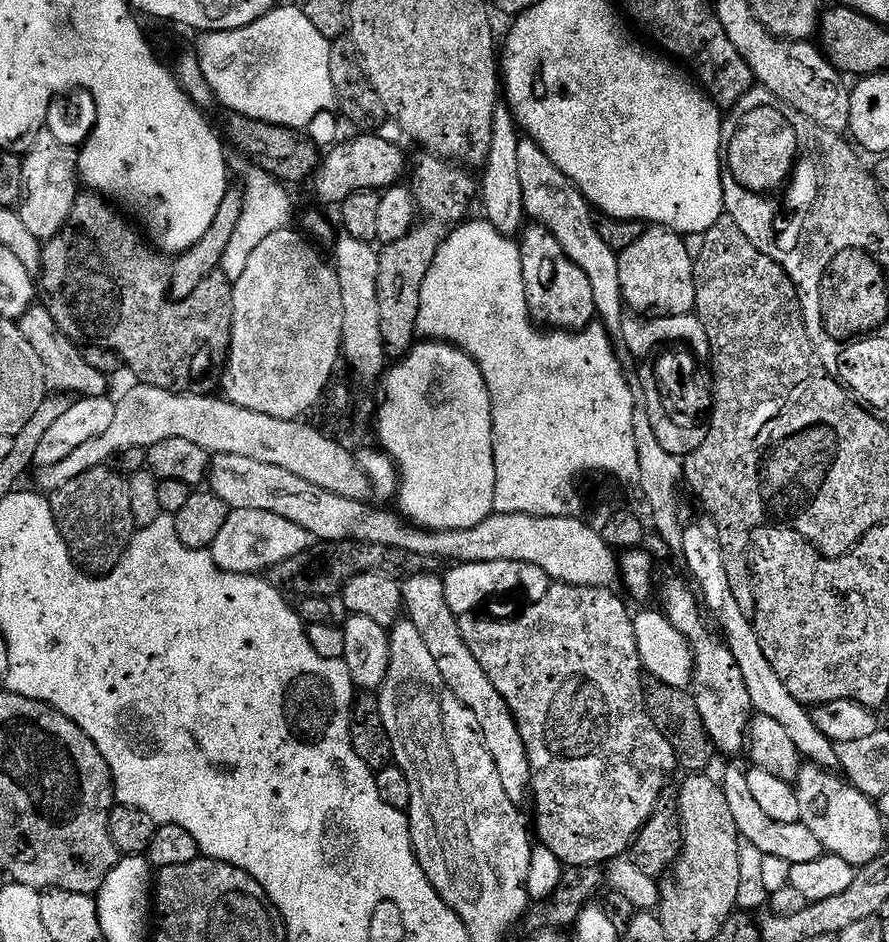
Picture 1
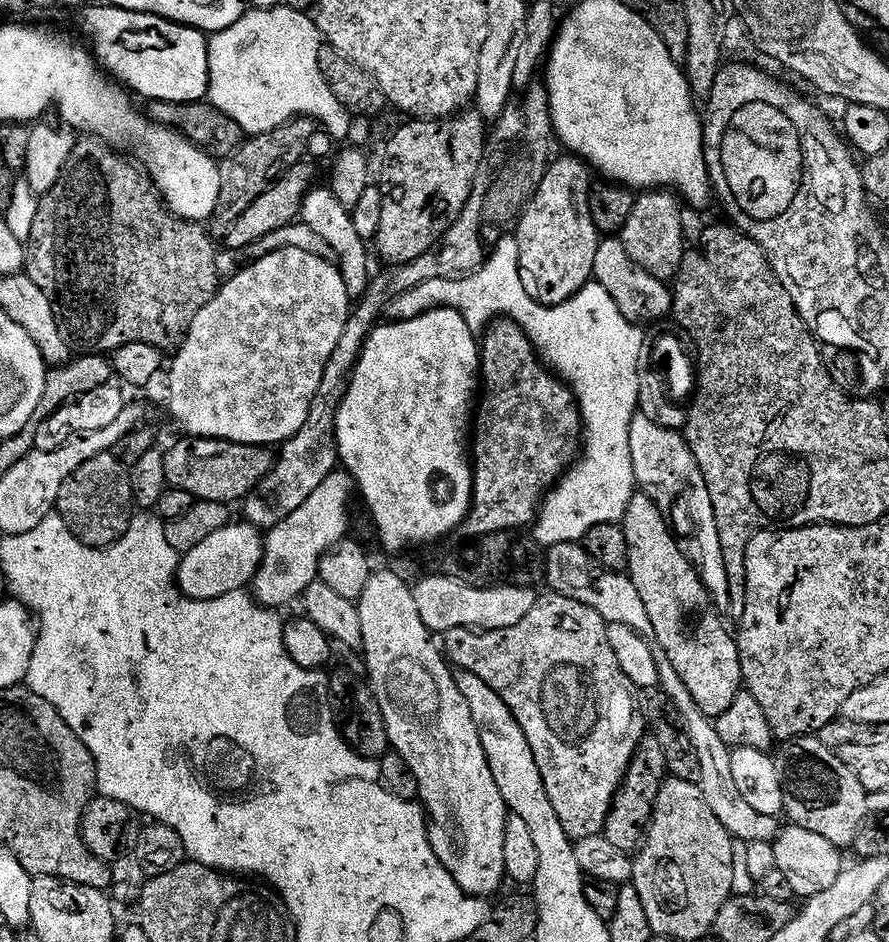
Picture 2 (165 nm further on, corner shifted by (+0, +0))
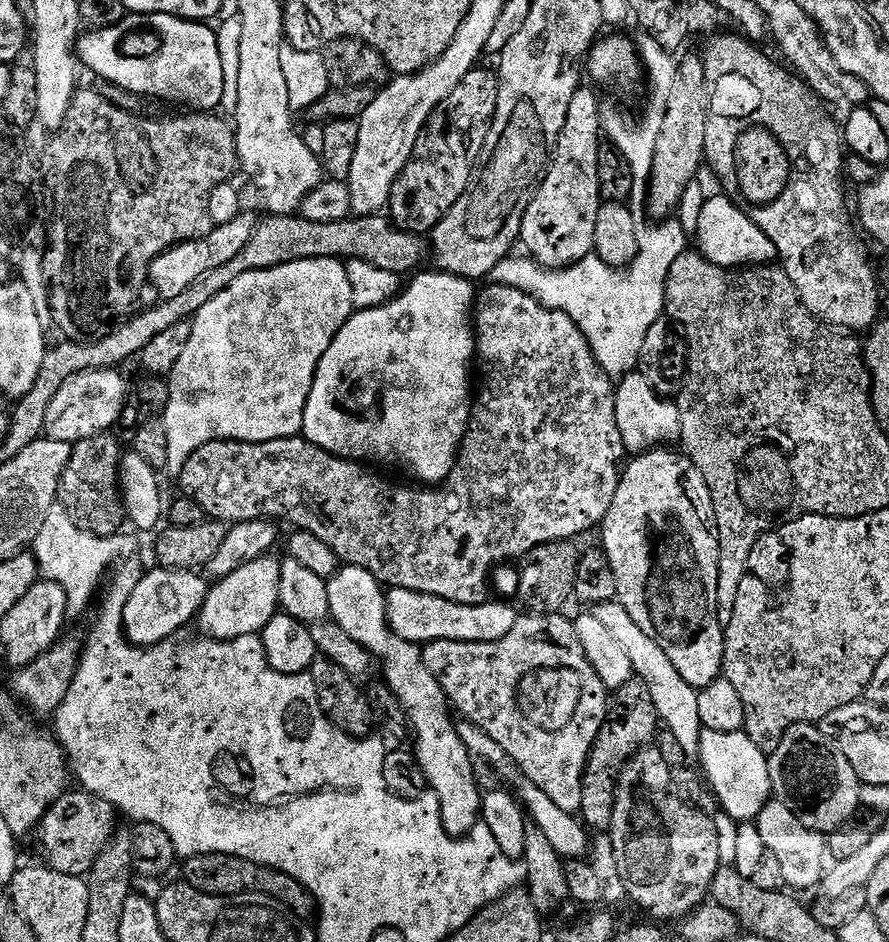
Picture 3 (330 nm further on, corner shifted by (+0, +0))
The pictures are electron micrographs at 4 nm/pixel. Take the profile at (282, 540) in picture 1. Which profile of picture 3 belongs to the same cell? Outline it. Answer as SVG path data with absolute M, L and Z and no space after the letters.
M159 566L153 569L153 572L146 573L140 581L132 584L132 592L124 604L124 635L127 636L129 644L136 644L139 648L152 648L155 644L163 644L164 641L173 639L179 628L186 627L191 620L193 623L197 619L200 607L204 605L204 599L210 587L209 581L196 570L183 572Z

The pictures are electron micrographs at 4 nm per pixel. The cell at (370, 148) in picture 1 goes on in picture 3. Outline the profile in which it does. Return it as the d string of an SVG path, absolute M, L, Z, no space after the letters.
M244 210L230 222L215 225L210 230L210 234L206 234L202 238L184 240L181 244L167 248L162 255L154 258L149 264L147 283L150 288L152 284L152 288L157 292L160 300L178 298L178 294L182 294L190 286L194 286L194 282L198 282L198 278L202 278L202 274L210 274L210 270L218 270L218 266L226 266L226 262L232 261L234 254L238 254L238 250L242 250L242 246L246 246L246 242L250 242L257 223L257 217L252 217L248 210Z

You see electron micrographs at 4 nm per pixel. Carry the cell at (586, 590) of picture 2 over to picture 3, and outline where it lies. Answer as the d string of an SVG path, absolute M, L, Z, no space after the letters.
M620 603L595 605L590 614L594 618L598 618L598 622L602 622L602 626L606 626L606 630L610 630L610 634L614 634L616 641L622 645L622 651L630 658L633 673L639 680L646 682L650 695L654 697L656 715L662 721L663 727L665 724L672 731L673 738L680 743L680 748L686 755L692 756L692 758L699 757L702 729L698 718L697 689L692 688L690 682L686 682L686 678L682 678L682 674L678 674L674 662L670 662L670 658L666 658L666 650L662 650L662 646L658 646L658 642L654 642L654 638L650 638L650 634L642 634L638 622L634 622L634 618L630 618L630 614L626 614L626 610Z

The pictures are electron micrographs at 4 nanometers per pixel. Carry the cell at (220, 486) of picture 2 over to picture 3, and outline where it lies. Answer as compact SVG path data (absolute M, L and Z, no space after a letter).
M489 283L488 288L479 289L478 295L474 300L474 335L476 338L476 350L474 353L475 359L478 361L478 372L480 368L480 376L484 381L480 384L480 393L475 393L474 403L472 405L472 416L468 419L468 433L464 436L464 441L460 444L460 455L456 457L456 464L450 470L450 474L445 480L441 480L435 486L416 486L420 488L407 488L404 484L391 484L384 476L379 476L379 471L373 470L371 467L365 466L363 463L355 460L346 460L343 456L334 456L332 453L322 450L316 444L311 444L304 439L303 435L291 436L285 440L271 440L270 442L258 442L251 444L250 442L238 442L237 440L215 440L206 446L202 446L198 450L194 450L194 454L190 454L190 458L186 462L186 466L182 466L178 477L180 483L179 491L185 496L194 498L194 502L198 502L198 506L202 506L205 517L210 520L218 520L225 526L241 524L242 522L250 522L251 520L270 520L273 522L281 522L285 520L288 524L293 524L293 529L301 532L309 532L314 534L314 538L322 538L322 542L326 542L326 546L330 548L336 555L337 561L343 562L345 565L353 564L362 570L370 570L370 574L374 574L374 578L381 586L388 588L401 588L402 590L414 590L422 594L430 594L438 598L446 598L450 602L458 602L459 604L486 604L489 603L490 596L490 577L493 569L507 565L509 562L519 561L521 558L528 555L530 550L534 550L543 544L549 544L555 540L570 540L575 541L576 536L580 536L583 532L588 532L599 529L603 525L606 514L610 510L610 502L614 502L614 490L618 490L618 482L620 481L620 473L622 465L626 460L624 443L622 442L622 434L618 434L618 418L614 410L614 402L616 401L616 384L613 377L608 376L602 370L602 366L598 362L598 358L594 358L594 354L590 350L590 342L586 342L586 334L582 334L582 330L574 322L574 318L570 318L566 313L559 312L553 308L542 306L530 294L526 294L522 290L514 290L514 286L502 286L501 284Z

